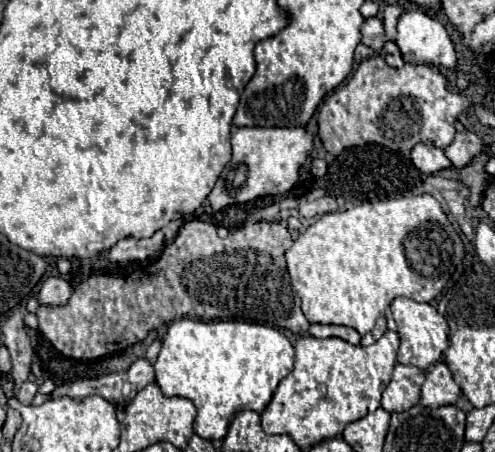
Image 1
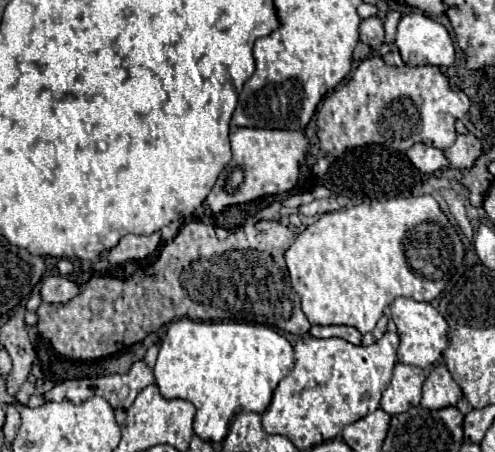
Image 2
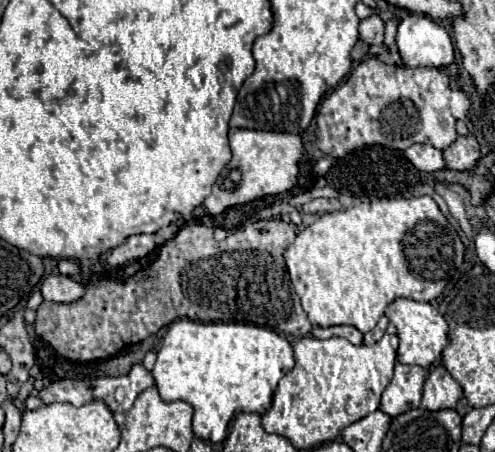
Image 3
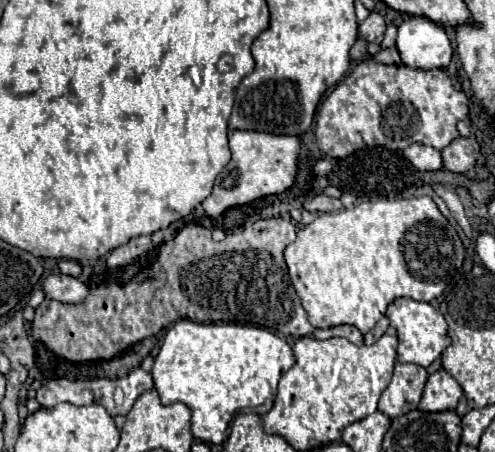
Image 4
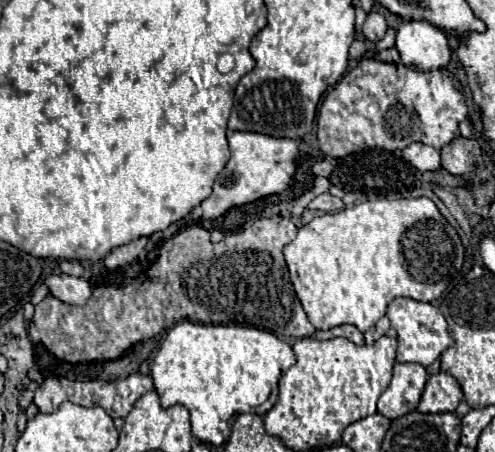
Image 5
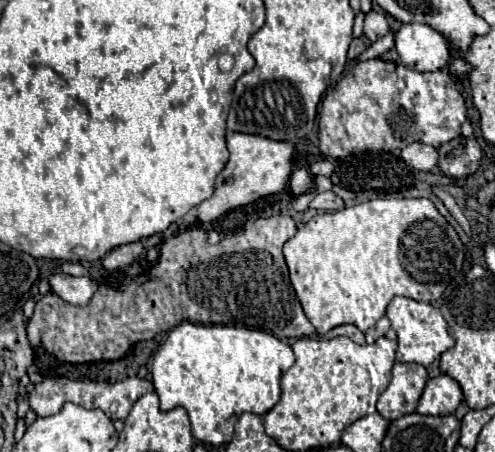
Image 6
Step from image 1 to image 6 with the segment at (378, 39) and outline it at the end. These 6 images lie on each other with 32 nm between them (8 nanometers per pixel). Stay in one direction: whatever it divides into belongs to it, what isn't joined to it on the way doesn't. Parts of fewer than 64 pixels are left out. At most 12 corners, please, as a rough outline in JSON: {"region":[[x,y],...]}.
{"region":[[372,10],[364,16],[364,36],[370,42],[386,36],[386,16]]}

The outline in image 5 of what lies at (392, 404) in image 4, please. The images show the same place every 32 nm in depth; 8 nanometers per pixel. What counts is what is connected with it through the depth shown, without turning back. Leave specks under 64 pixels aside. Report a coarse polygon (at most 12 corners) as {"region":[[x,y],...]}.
{"region":[[394,364],[378,412],[396,420],[416,410],[428,372]]}

